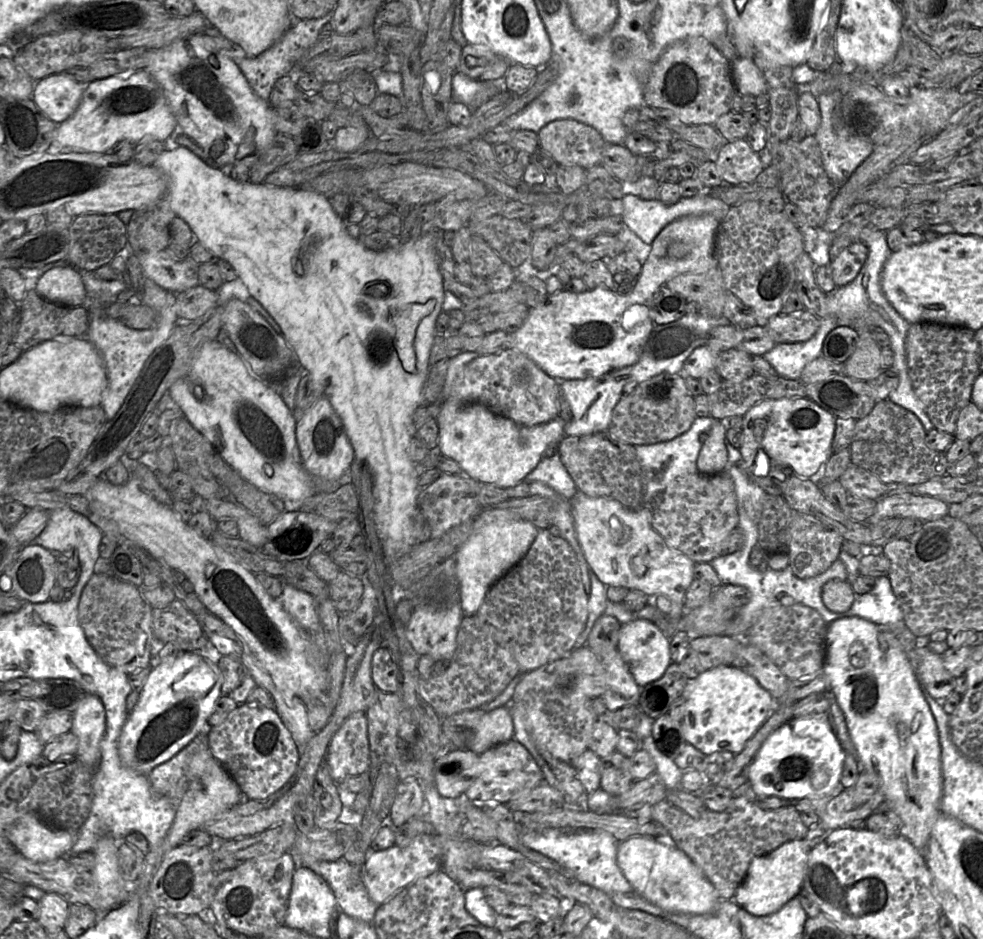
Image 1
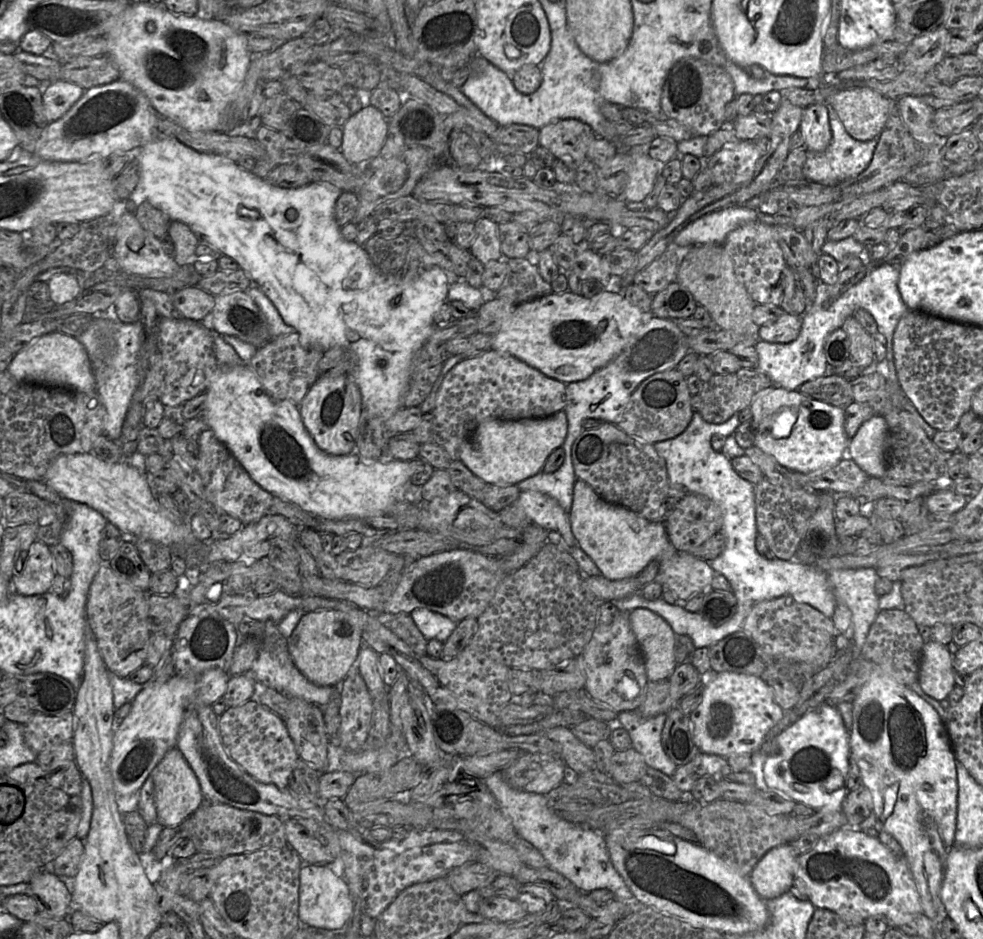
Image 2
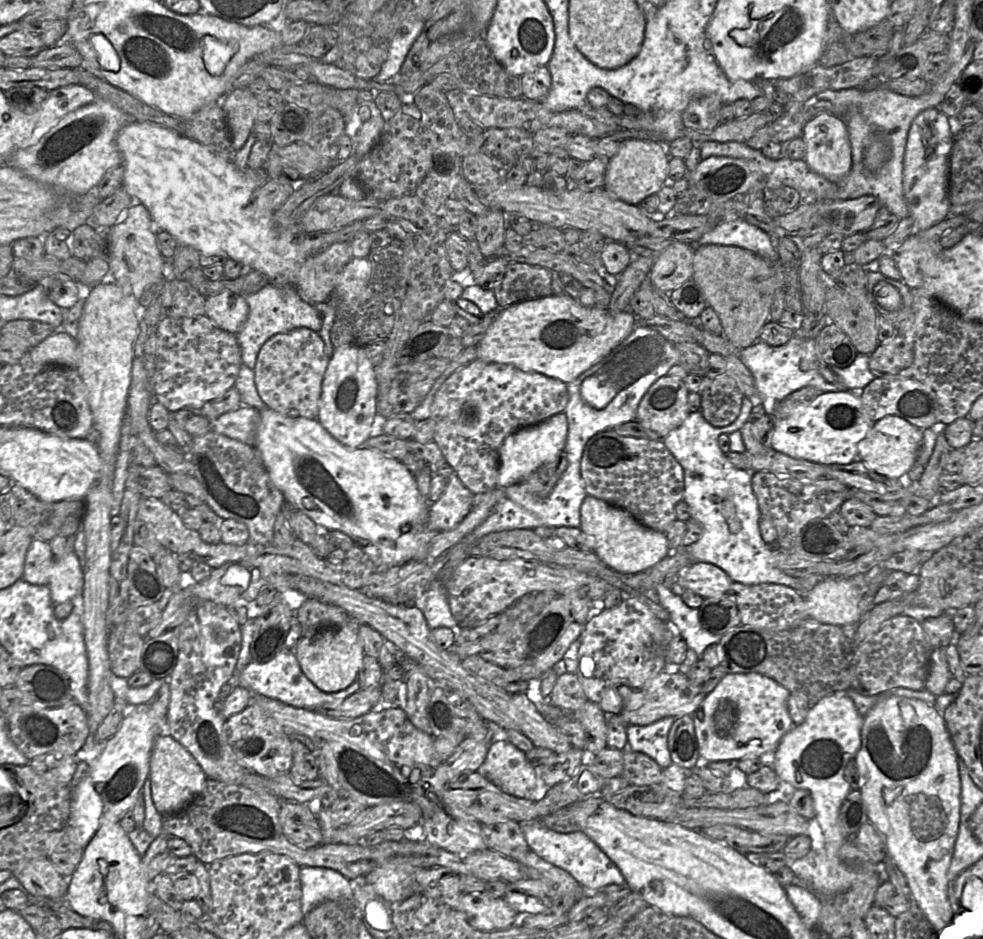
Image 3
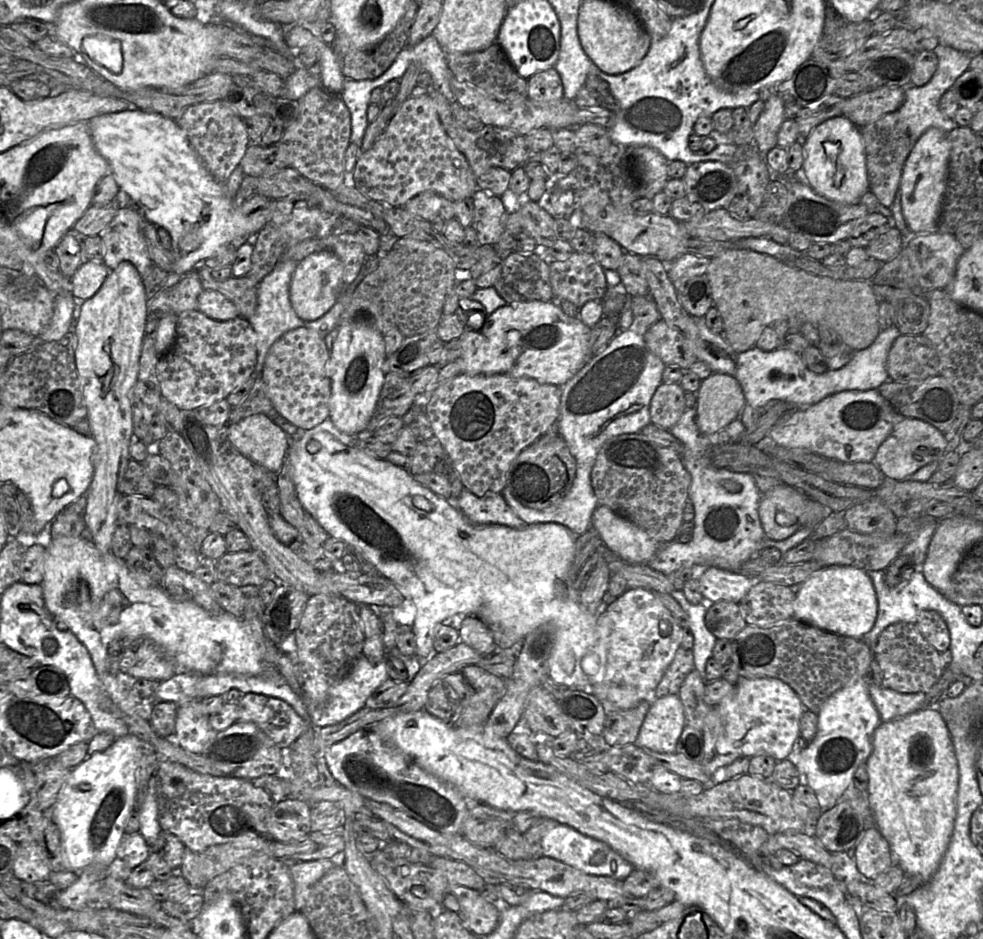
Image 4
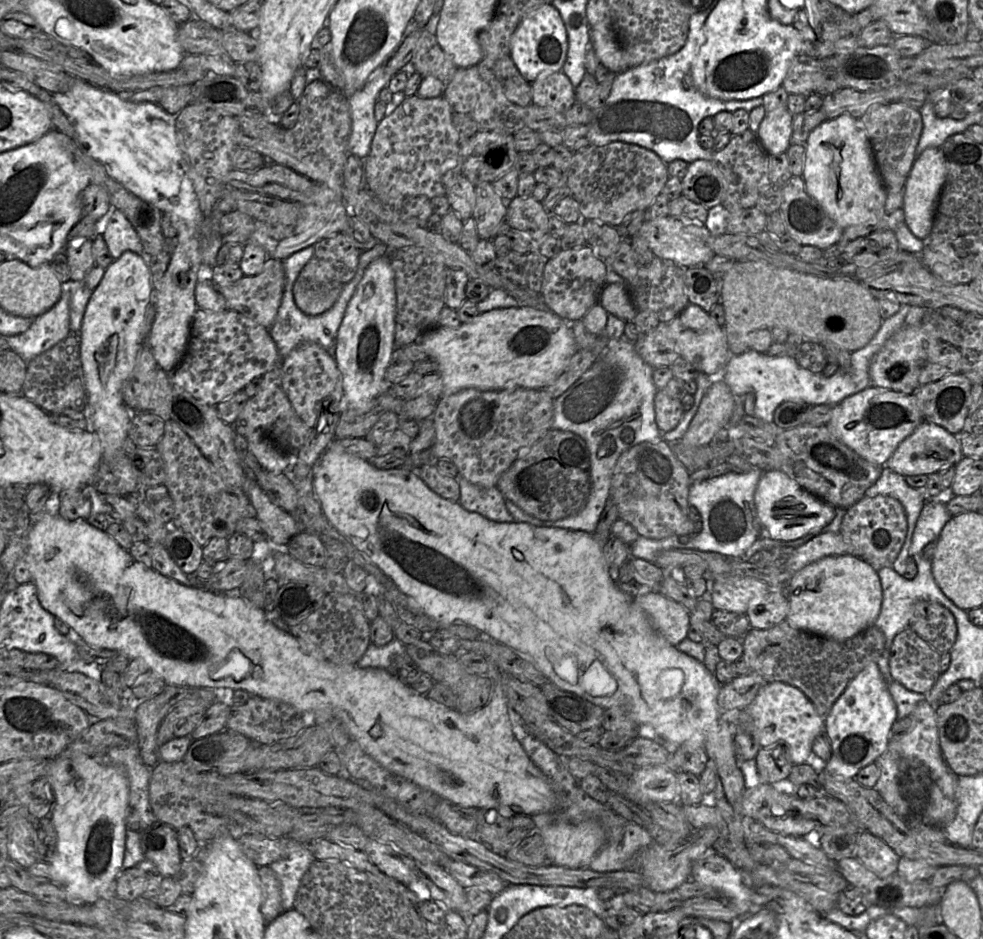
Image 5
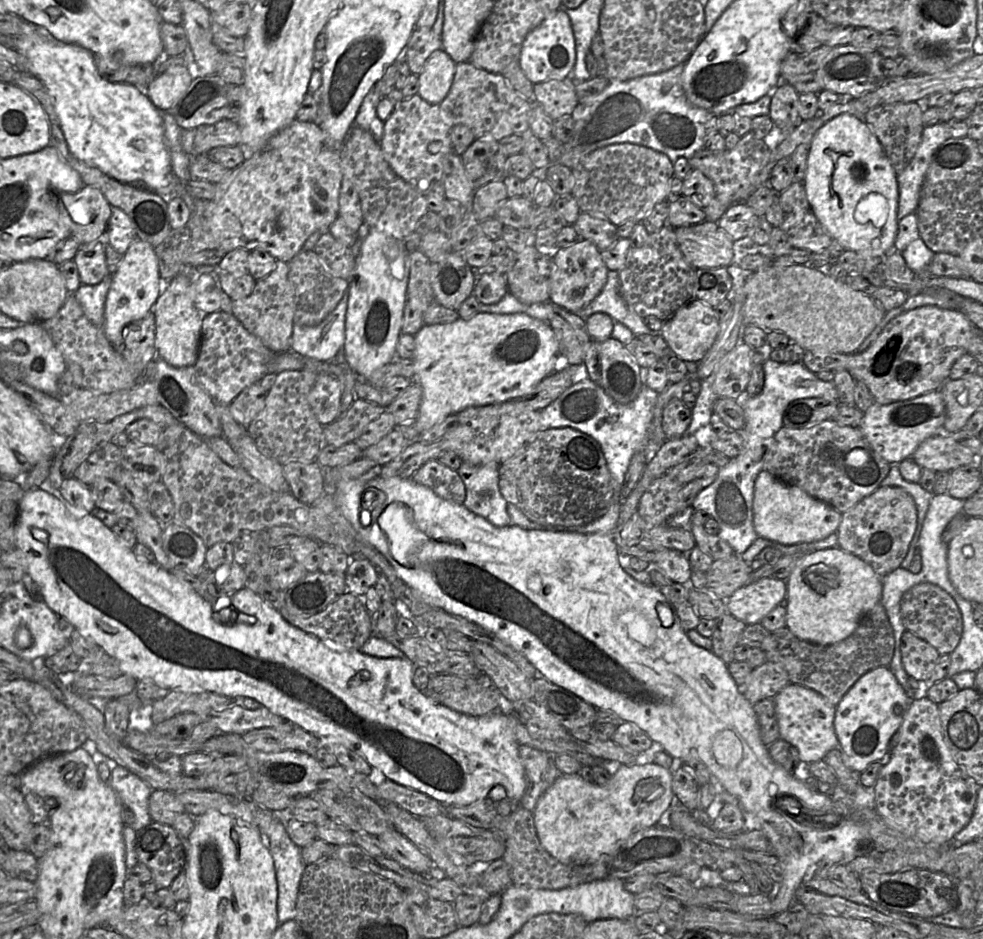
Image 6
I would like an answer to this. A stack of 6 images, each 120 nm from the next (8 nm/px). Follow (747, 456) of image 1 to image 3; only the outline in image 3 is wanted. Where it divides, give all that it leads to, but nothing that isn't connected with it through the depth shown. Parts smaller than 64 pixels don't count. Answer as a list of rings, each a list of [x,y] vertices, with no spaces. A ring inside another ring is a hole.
[[[739,355],[726,357],[726,363],[725,373],[734,377],[739,389],[753,402],[753,406],[764,405],[766,414],[772,418],[770,447],[774,450],[821,465],[846,465],[858,458],[858,444],[866,438],[875,423],[867,416],[859,391],[824,392],[809,402],[763,399],[757,392],[751,371]]]

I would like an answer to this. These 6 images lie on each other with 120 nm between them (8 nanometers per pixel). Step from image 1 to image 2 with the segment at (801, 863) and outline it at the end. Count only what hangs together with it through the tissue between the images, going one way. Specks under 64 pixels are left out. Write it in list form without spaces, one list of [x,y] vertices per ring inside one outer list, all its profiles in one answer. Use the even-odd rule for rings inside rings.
[[[791,844],[770,849],[749,875],[756,893],[765,901],[787,892],[795,878],[798,854]]]

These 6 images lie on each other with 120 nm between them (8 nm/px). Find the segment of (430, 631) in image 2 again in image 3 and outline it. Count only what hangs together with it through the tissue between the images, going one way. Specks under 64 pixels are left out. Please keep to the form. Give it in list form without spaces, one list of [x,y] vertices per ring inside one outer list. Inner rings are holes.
[[[431,587],[417,600],[416,606],[422,611],[431,630],[438,627],[458,628],[450,610],[447,593],[442,587]]]

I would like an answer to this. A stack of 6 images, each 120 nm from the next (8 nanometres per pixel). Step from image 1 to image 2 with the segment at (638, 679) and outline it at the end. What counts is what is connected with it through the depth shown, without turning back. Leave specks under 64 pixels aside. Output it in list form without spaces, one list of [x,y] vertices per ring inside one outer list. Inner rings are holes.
[[[646,608],[630,612],[629,621],[644,659],[648,681],[668,679],[678,665],[675,658],[676,634],[671,626]]]

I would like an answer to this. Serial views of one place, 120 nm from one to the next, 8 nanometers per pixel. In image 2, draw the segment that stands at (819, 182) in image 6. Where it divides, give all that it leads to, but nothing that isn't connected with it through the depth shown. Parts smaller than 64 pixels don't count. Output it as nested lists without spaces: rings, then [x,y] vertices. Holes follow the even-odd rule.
[[[818,103],[805,107],[799,129],[805,139],[805,147],[808,151],[824,151],[832,139],[826,106]]]

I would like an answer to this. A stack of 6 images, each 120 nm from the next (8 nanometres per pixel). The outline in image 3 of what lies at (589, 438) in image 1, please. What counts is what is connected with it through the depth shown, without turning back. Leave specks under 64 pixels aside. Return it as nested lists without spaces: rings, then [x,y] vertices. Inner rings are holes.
[[[613,430],[600,431],[583,448],[580,472],[588,495],[627,510],[648,528],[665,533],[677,519],[675,508],[683,500],[685,490],[684,469],[661,439],[625,436]]]

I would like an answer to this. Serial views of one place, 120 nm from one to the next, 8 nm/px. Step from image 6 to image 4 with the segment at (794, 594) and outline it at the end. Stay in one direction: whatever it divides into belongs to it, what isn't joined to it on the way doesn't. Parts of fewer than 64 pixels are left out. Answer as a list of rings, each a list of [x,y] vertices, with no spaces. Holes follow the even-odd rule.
[[[833,565],[813,573],[796,594],[794,619],[844,637],[862,639],[874,626],[878,612],[876,592],[868,572]]]

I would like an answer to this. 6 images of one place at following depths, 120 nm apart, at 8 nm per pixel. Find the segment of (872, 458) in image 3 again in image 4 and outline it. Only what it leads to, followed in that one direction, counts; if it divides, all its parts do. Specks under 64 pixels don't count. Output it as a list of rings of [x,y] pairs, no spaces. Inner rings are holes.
[[[901,417],[891,434],[880,445],[873,463],[887,479],[909,479],[919,469],[932,462],[939,462],[946,454],[947,442],[944,433],[919,419]]]

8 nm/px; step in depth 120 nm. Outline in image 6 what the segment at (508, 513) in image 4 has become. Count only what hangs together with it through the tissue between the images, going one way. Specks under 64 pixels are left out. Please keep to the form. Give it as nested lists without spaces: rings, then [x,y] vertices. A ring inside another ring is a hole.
[[[463,462],[457,470],[464,482],[466,496],[463,505],[471,512],[498,527],[511,524],[507,501],[499,488],[499,464],[489,462],[472,465]]]

